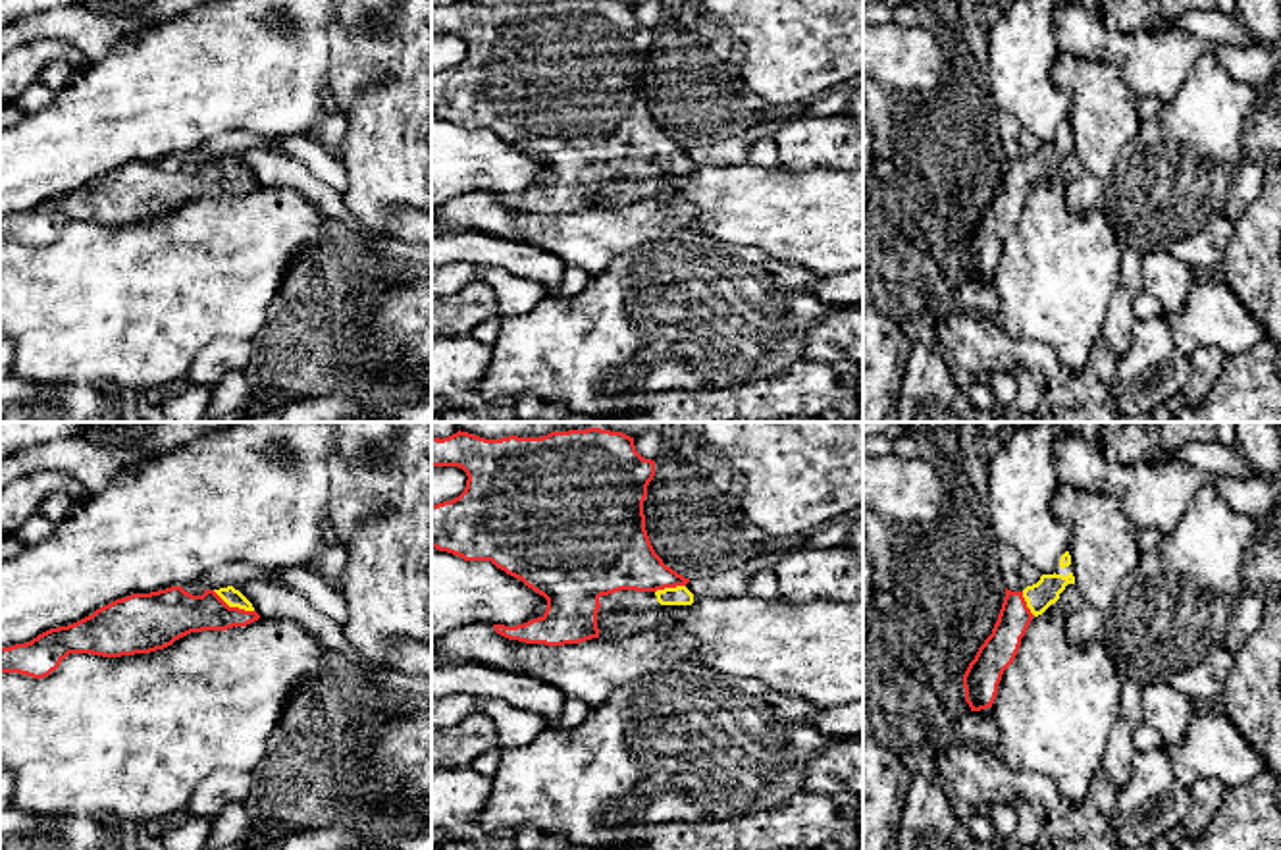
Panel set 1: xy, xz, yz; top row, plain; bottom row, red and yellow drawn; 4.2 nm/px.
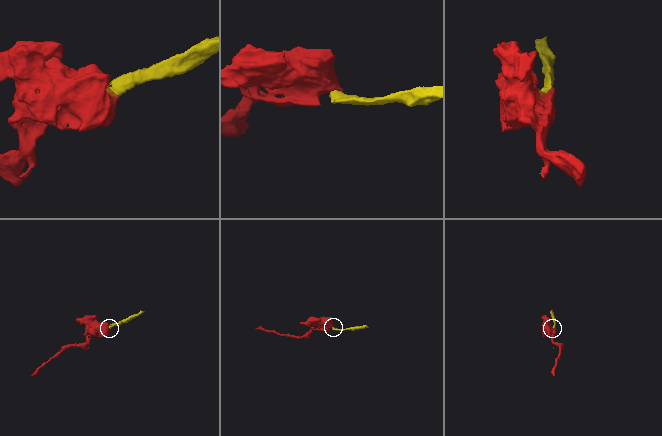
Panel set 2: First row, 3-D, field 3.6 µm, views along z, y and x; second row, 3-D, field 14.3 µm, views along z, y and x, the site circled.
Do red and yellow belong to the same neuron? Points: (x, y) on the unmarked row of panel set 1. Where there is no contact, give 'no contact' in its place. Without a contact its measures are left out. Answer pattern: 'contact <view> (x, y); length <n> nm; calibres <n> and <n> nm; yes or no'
contact xy (234, 176); length 200 nm; calibres 200 and 80 nm; yes

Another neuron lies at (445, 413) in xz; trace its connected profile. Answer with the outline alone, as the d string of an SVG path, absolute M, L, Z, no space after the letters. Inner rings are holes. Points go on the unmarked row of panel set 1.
M431 399L431 414L437 416L441 422L493 422L480 420L472 416L468 411L449 407L437 399Z

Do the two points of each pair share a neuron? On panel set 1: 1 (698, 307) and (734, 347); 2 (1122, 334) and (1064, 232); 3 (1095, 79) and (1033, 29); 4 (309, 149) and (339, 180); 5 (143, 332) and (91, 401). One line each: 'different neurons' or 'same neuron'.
1: same neuron
2: different neurons
3: different neurons
4: same neuron
5: different neurons

